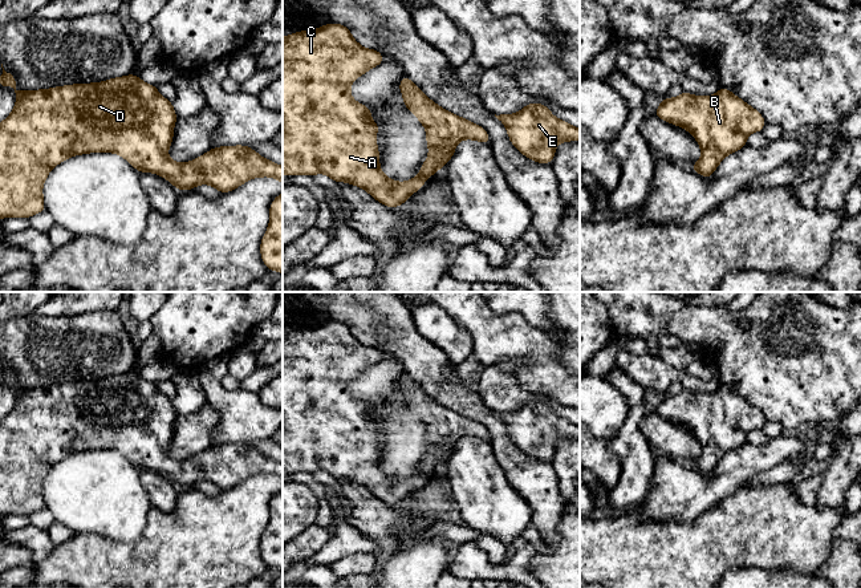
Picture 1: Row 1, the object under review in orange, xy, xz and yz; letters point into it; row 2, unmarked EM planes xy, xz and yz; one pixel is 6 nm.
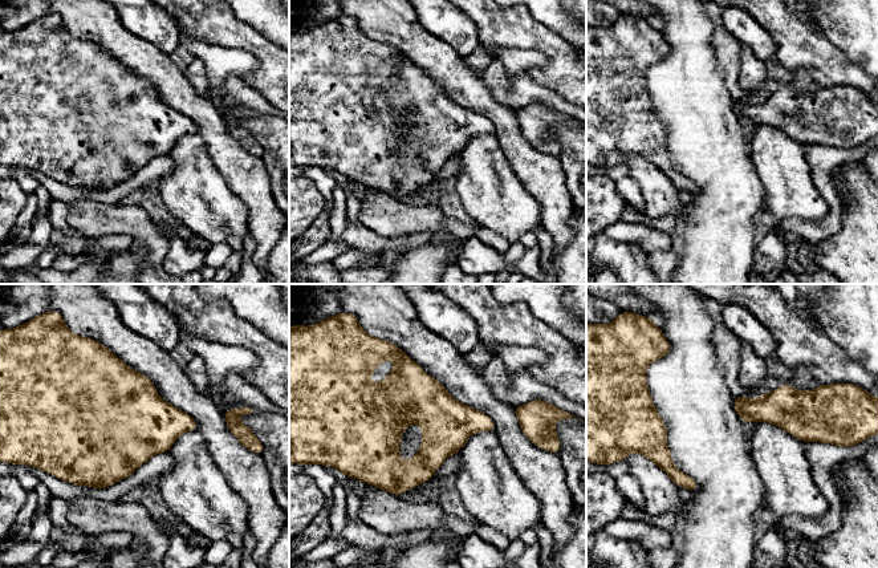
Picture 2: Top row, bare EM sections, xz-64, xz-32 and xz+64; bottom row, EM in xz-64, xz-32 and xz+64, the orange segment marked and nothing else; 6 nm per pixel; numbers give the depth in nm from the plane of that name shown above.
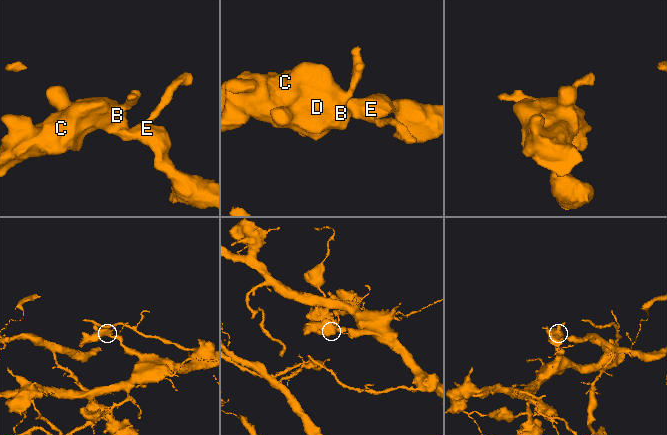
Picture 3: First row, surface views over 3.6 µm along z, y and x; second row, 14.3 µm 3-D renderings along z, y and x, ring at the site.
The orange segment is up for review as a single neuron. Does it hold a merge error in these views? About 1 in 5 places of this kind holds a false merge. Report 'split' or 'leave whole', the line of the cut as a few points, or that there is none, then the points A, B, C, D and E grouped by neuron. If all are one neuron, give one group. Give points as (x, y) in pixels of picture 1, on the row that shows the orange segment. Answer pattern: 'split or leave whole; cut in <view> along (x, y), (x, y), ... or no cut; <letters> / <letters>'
leave whole; no cut; A B C D E

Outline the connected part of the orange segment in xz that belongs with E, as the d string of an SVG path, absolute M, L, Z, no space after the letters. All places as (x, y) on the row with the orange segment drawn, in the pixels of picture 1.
M543 104L495 117L505 126L511 143L537 163L552 163L559 143L580 139L580 129L556 118Z

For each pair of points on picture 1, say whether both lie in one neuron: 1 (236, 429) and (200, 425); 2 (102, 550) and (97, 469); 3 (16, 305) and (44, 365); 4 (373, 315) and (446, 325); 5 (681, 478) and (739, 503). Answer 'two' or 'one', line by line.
1: two
2: two
3: two
4: two
5: two

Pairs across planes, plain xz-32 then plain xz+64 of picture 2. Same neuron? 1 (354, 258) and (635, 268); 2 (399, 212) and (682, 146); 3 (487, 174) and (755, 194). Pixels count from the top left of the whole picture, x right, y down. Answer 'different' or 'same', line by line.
1: different
2: different
3: different

